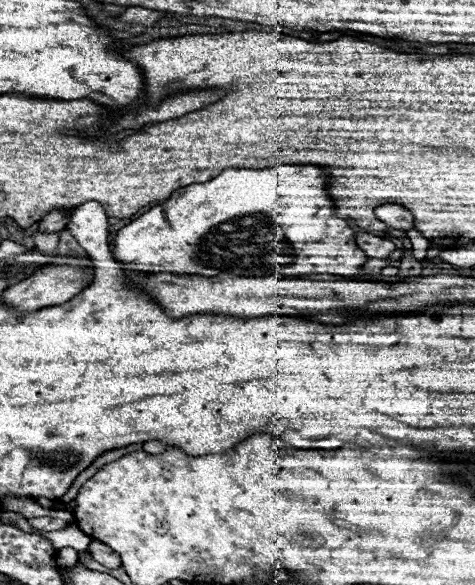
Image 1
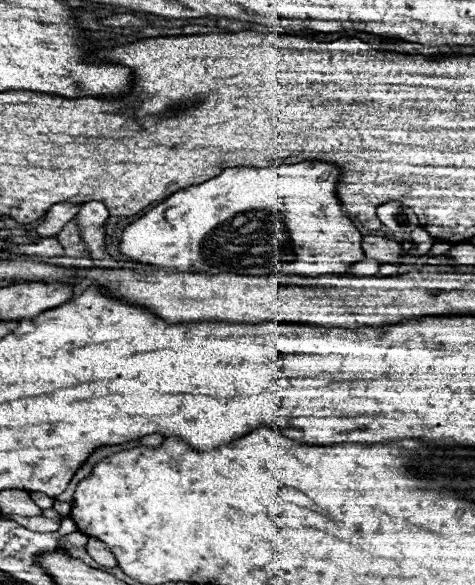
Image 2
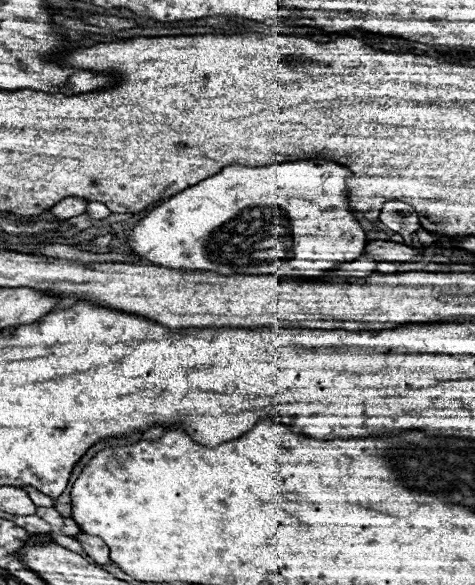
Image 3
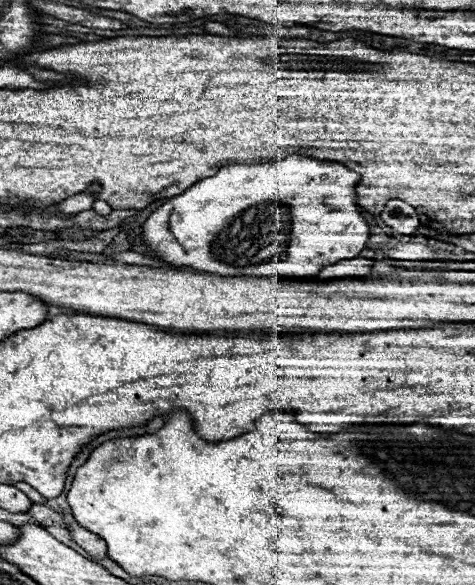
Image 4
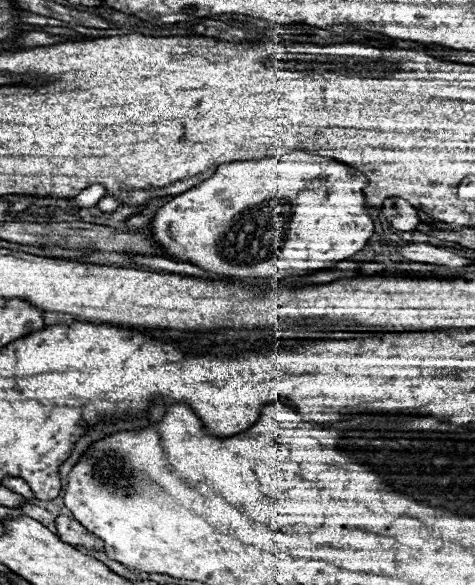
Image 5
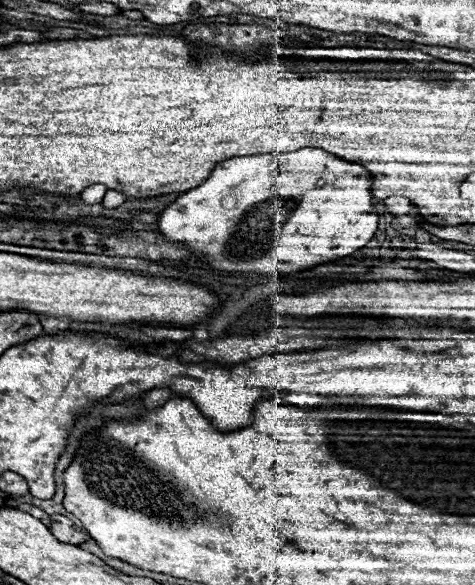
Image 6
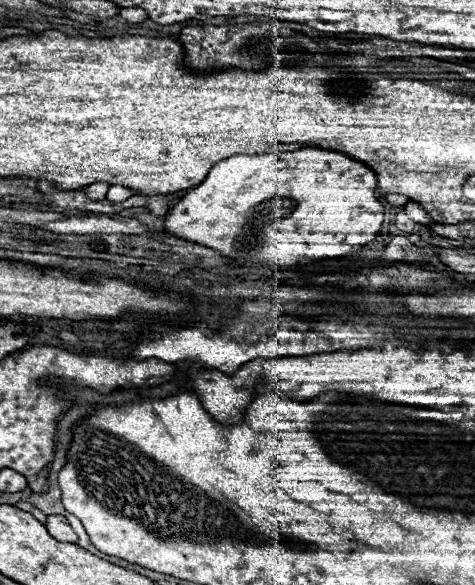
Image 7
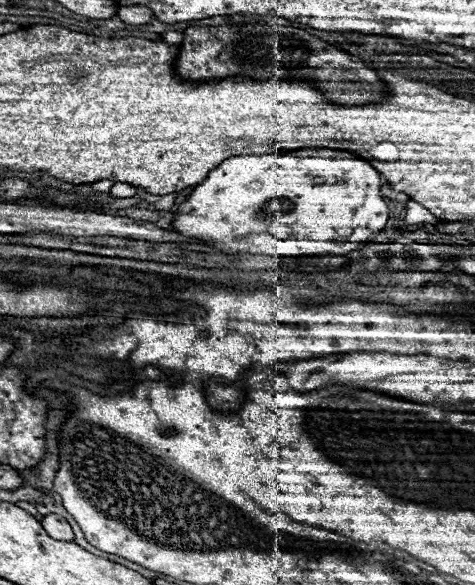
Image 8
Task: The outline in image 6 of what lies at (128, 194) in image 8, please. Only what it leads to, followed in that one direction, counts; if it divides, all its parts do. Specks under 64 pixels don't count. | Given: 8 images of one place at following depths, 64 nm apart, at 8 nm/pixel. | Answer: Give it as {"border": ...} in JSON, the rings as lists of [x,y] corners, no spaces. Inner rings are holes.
{"border":[[[108,190],[106,196],[104,196],[104,200],[102,200],[102,206],[104,208],[118,208],[122,202],[126,202],[124,194],[120,194],[116,190]]]}

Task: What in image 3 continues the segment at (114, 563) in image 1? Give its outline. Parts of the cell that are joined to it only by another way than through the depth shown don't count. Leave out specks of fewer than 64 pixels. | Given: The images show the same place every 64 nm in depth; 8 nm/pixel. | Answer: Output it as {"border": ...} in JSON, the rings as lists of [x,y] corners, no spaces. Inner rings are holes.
{"border":[[[80,532],[76,536],[76,540],[82,544],[82,548],[86,550],[86,554],[96,562],[96,564],[108,564],[110,562],[110,554],[108,554],[108,546],[96,538],[96,536],[88,536],[84,532]]]}

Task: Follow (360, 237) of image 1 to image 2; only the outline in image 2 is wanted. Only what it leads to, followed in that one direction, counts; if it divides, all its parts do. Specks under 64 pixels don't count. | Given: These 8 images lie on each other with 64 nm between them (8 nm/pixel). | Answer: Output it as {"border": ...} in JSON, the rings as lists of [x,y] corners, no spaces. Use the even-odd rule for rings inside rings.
{"border":[[[364,236],[362,238],[362,248],[366,258],[374,258],[382,264],[408,264],[408,265],[453,265],[451,258],[441,256],[409,256],[404,254],[404,248],[398,242],[380,238],[380,236]]]}

